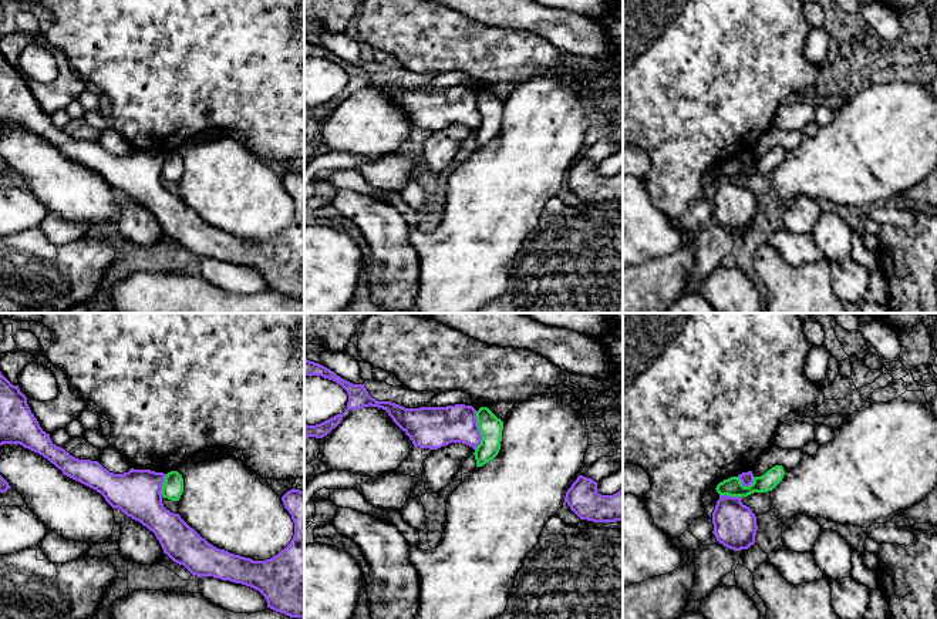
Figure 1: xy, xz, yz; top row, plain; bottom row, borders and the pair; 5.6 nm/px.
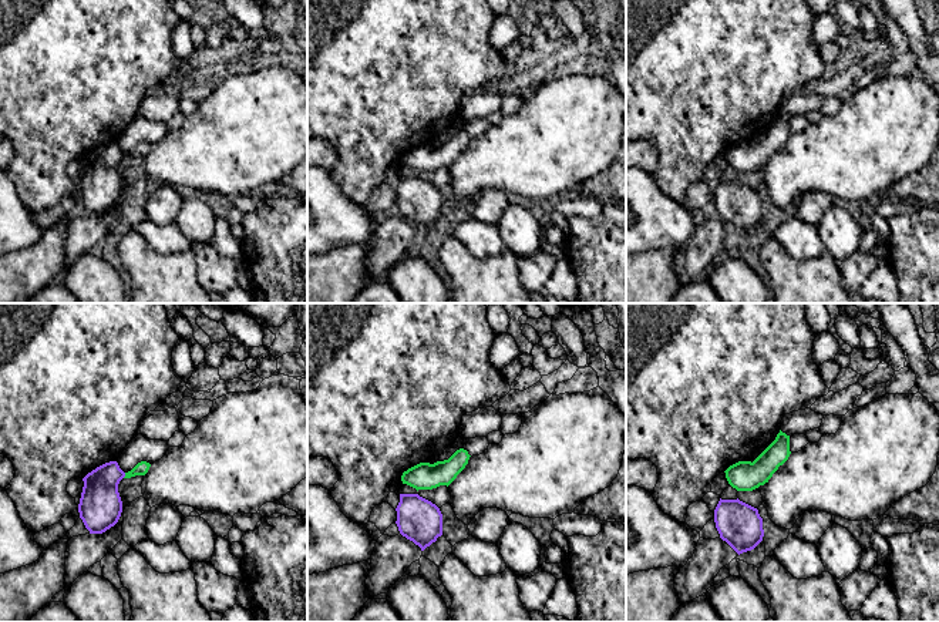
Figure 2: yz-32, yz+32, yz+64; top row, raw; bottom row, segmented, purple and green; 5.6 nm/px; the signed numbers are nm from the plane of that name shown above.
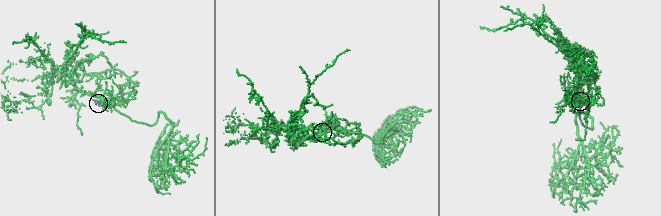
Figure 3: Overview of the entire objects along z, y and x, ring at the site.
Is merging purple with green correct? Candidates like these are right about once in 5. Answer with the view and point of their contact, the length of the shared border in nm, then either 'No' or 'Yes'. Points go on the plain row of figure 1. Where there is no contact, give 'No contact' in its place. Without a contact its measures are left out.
Touches purple at xz (479, 113). Shared border 220 nm. No

